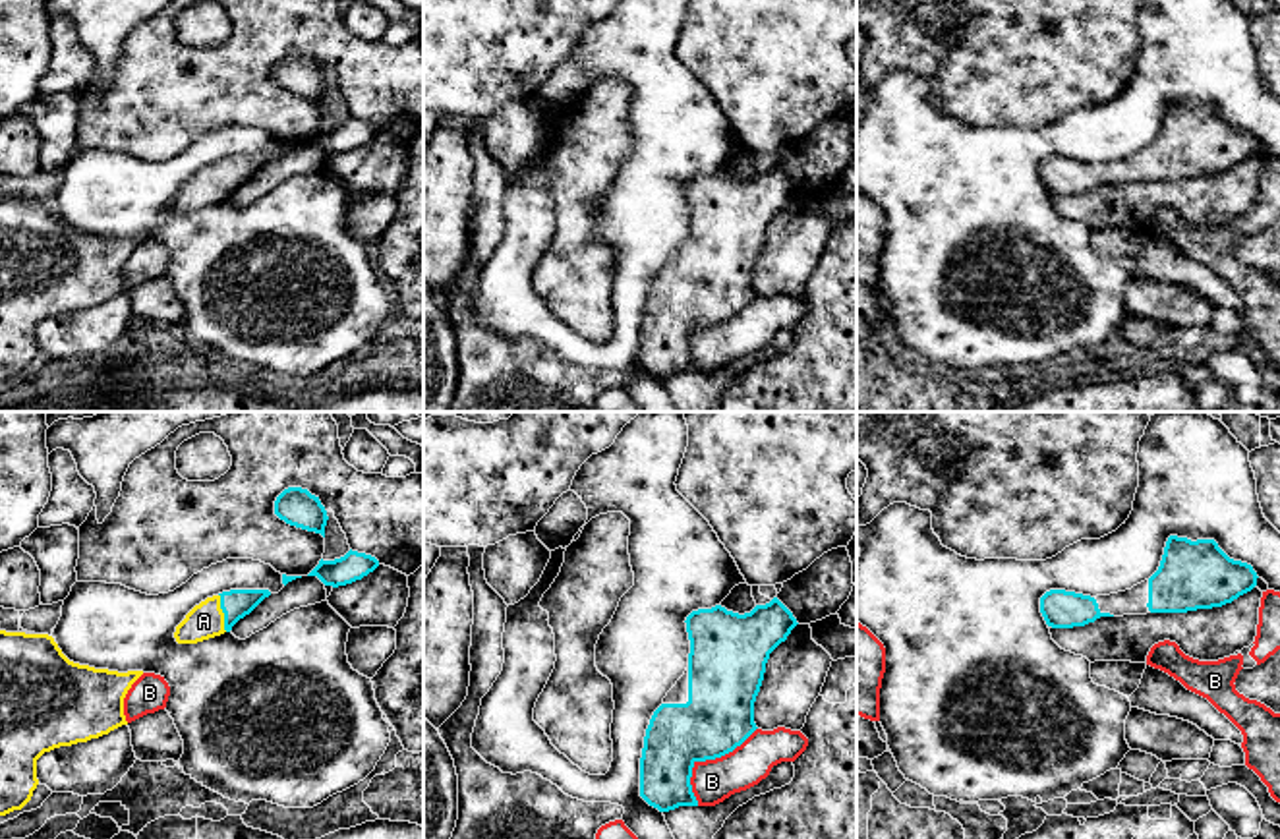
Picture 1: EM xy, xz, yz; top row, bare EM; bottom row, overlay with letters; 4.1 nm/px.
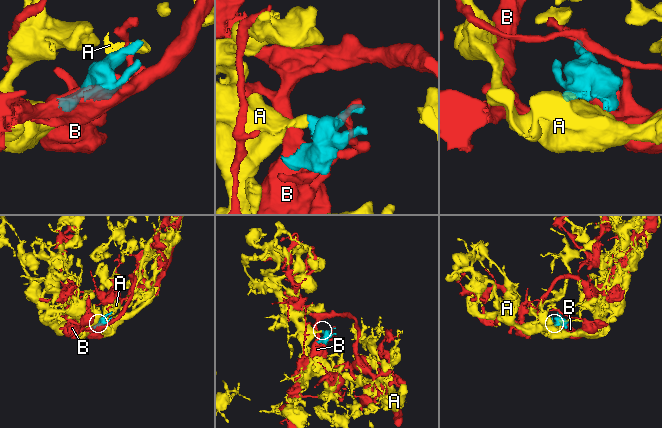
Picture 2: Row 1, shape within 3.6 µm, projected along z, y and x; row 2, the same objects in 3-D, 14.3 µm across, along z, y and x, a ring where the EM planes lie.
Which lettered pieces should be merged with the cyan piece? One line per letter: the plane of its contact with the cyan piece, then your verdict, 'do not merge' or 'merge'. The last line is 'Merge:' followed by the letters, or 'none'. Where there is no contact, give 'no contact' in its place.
A: xy | merge
B: xz | do not merge
Merge: A

